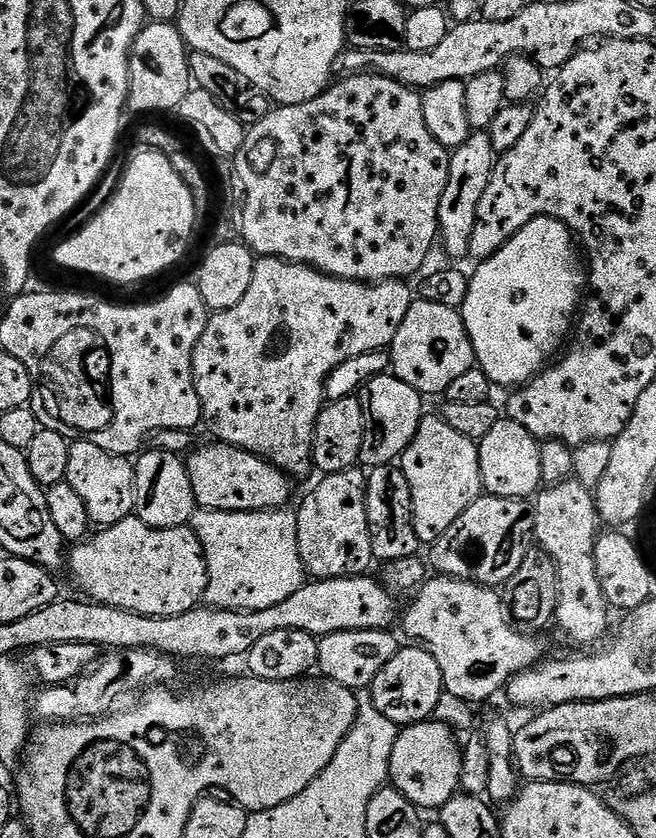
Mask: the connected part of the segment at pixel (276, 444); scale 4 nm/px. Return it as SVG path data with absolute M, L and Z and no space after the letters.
M262 256L257 259L254 266L254 278L250 278L250 290L246 290L242 302L238 306L230 306L230 310L222 310L209 315L206 330L202 330L202 338L198 338L198 346L194 350L194 390L198 390L200 405L204 411L203 423L213 432L215 439L221 444L232 444L235 448L241 448L252 452L256 456L263 456L276 468L281 468L289 478L296 476L308 476L314 472L312 462L312 439L316 429L316 419L324 409L324 383L326 378L342 362L350 358L358 358L358 354L370 354L374 350L391 349L394 342L394 334L398 334L398 326L402 326L402 318L406 318L406 310L414 302L414 295L407 288L403 279L377 280L365 282L362 280L338 280L334 276L328 276L325 272L319 272L308 264L294 264L291 260L279 260L276 256Z

